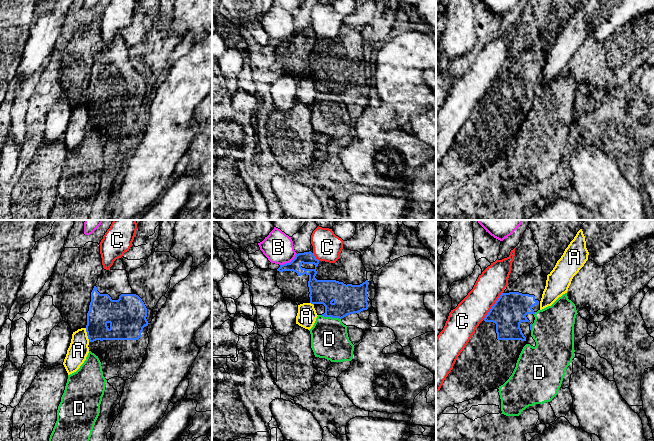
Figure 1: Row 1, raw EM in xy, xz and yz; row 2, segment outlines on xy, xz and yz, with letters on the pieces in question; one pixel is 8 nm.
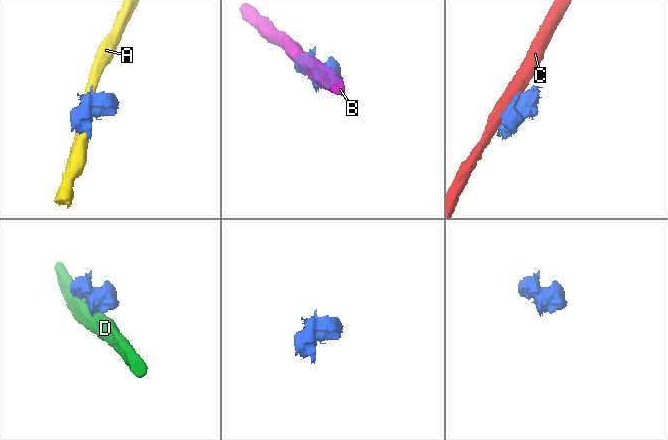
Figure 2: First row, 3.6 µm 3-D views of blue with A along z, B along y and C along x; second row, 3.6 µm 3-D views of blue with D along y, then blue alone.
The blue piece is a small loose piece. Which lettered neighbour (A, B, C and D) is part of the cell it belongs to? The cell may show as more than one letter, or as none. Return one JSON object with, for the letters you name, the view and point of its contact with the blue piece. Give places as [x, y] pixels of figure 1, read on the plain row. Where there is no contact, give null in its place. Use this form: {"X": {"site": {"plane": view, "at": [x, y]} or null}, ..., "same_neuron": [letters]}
{"same_neuron": []}

